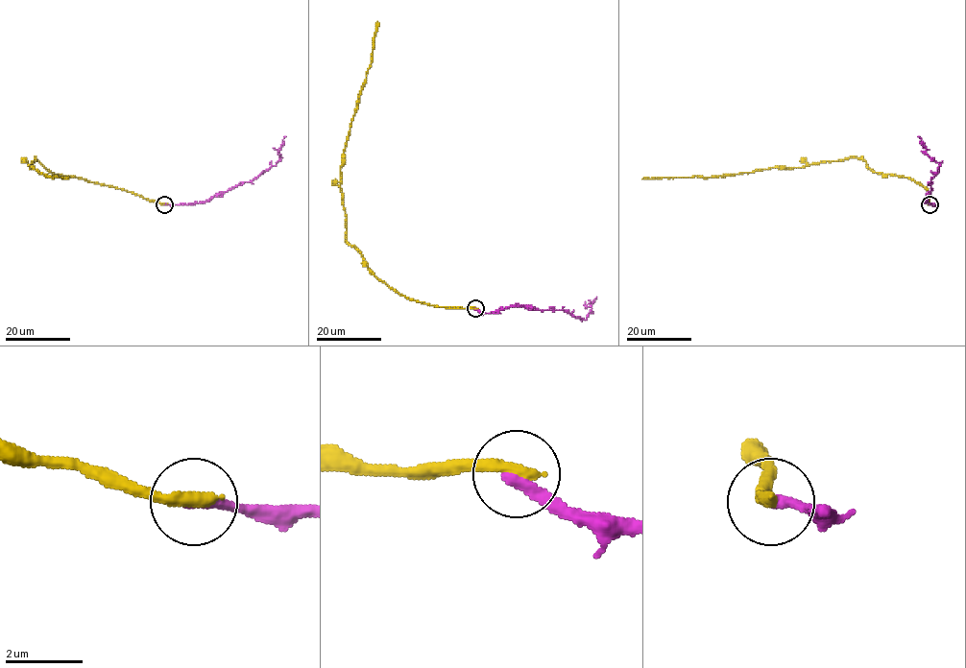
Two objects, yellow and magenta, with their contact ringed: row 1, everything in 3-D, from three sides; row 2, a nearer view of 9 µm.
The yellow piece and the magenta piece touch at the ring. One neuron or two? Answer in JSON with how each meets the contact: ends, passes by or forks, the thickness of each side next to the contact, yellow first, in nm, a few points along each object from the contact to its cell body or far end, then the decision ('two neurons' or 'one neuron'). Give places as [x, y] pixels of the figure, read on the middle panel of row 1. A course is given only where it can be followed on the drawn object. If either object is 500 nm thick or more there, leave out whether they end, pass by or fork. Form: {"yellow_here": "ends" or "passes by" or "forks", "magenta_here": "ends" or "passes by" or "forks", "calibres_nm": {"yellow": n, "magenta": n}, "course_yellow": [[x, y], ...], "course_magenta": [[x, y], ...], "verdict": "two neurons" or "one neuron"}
{"yellow_here": "ends", "magenta_here": "ends", "calibres_nm": {"yellow": 380, "magenta": 320}, "course_yellow": [[475, 309], [434, 306], [398, 294], [374, 274], [346, 239], [340, 165], [358, 94], [371, 61], [377, 21]], "course_magenta": [[475, 309], [484, 313], [519, 306], [565, 309], [585, 320], [596, 298]], "verdict": "two neurons"}

